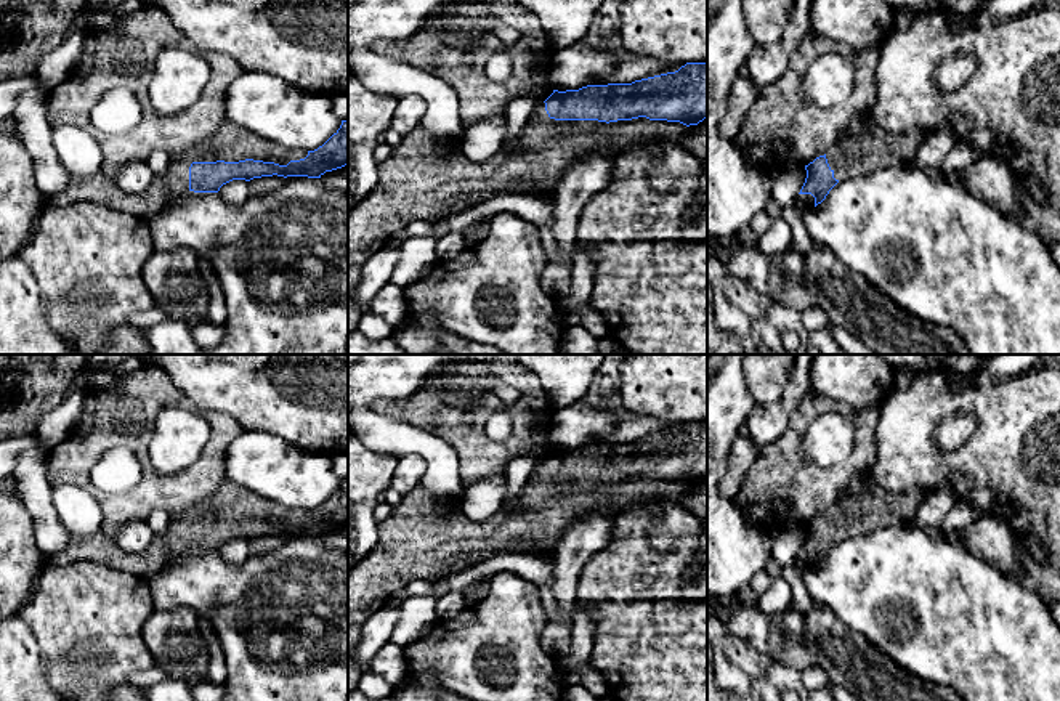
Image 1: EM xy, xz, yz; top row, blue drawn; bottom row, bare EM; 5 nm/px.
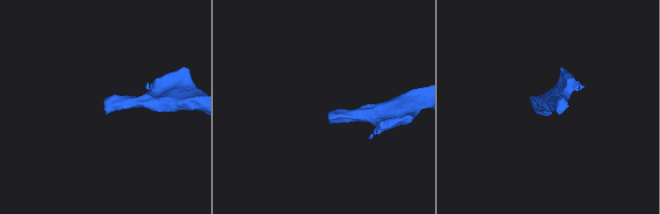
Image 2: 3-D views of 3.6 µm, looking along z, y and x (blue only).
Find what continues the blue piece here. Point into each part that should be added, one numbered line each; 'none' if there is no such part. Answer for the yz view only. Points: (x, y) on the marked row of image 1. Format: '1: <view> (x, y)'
1: yz (865, 148)

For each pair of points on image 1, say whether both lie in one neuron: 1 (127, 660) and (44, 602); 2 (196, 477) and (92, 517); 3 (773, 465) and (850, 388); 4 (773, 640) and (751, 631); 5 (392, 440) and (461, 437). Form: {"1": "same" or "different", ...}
{"1": "same", "2": "different", "3": "different", "4": "same", "5": "different"}

